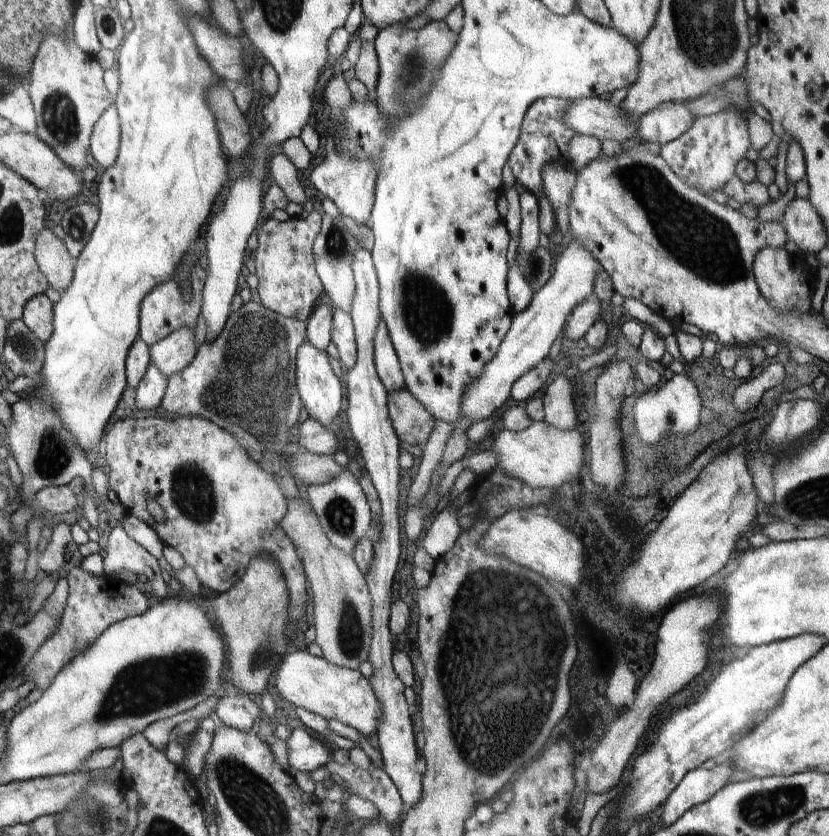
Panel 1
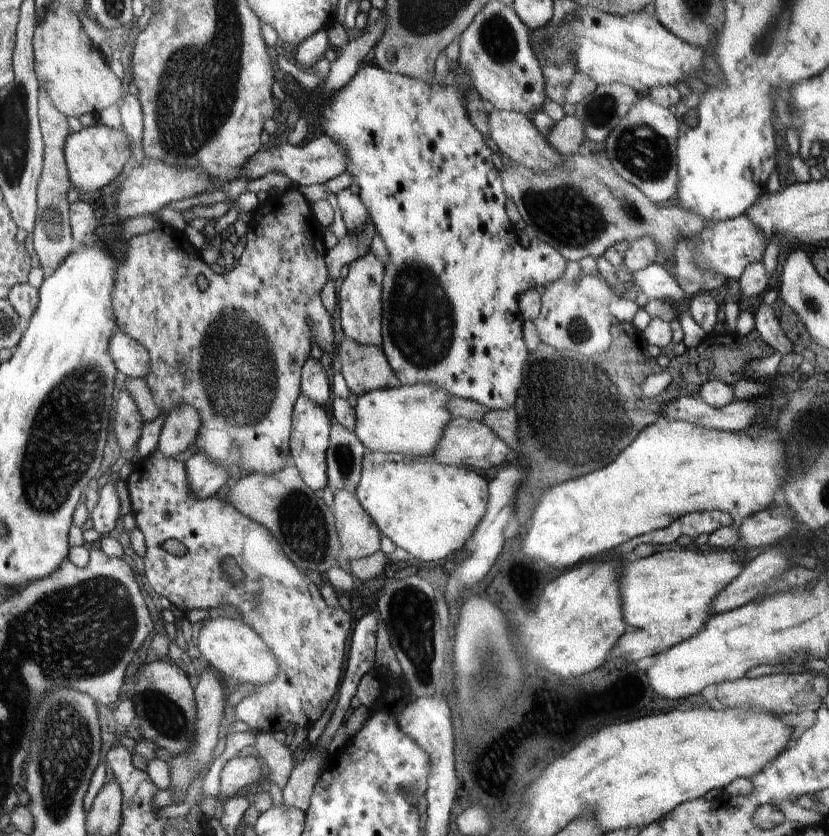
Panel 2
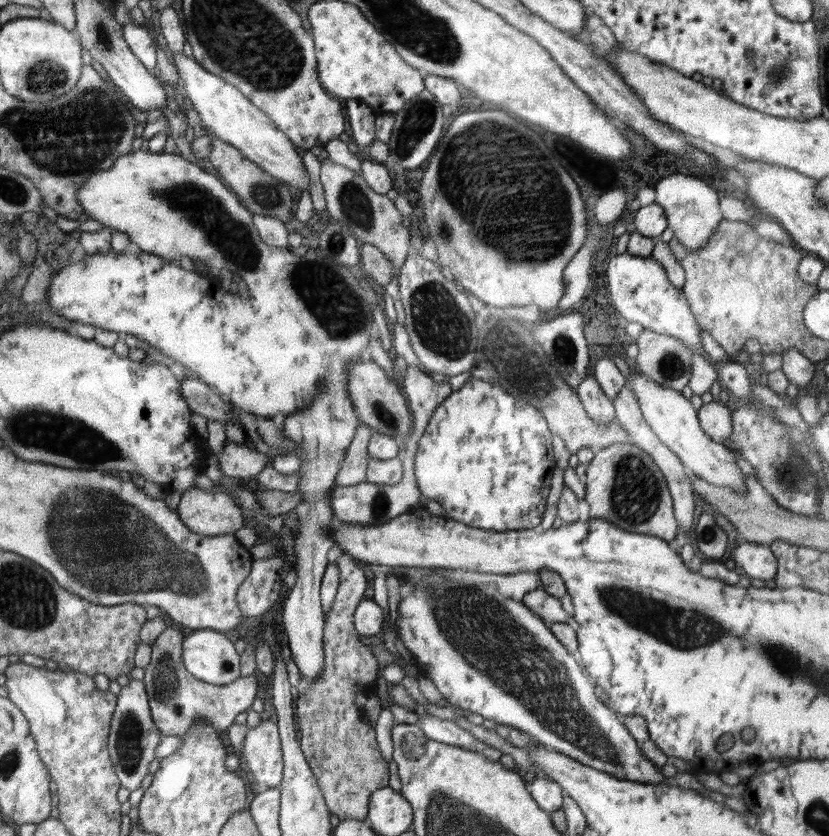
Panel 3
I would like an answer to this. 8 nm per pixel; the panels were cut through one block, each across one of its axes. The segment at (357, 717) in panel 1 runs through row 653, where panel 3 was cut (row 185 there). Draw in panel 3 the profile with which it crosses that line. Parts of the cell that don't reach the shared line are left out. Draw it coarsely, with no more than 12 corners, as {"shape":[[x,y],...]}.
{"shape":[[168,51],[208,133],[284,184],[310,190],[272,119],[194,57]]}

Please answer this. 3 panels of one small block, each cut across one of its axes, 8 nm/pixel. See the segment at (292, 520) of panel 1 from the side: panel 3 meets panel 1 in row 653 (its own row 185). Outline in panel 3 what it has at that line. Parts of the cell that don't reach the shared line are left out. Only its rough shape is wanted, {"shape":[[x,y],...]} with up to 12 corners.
{"shape":[[326,159],[326,212],[392,261],[386,294],[411,250],[402,215],[361,173]]}

